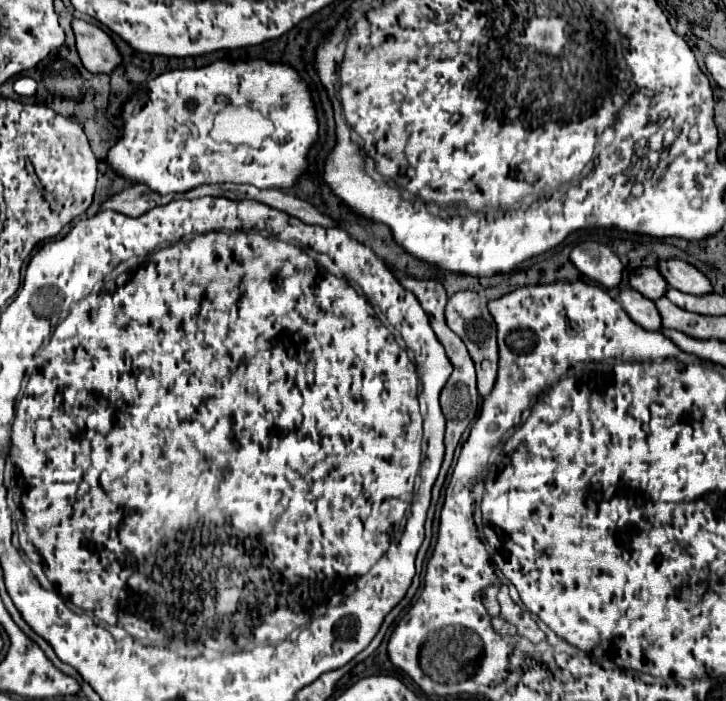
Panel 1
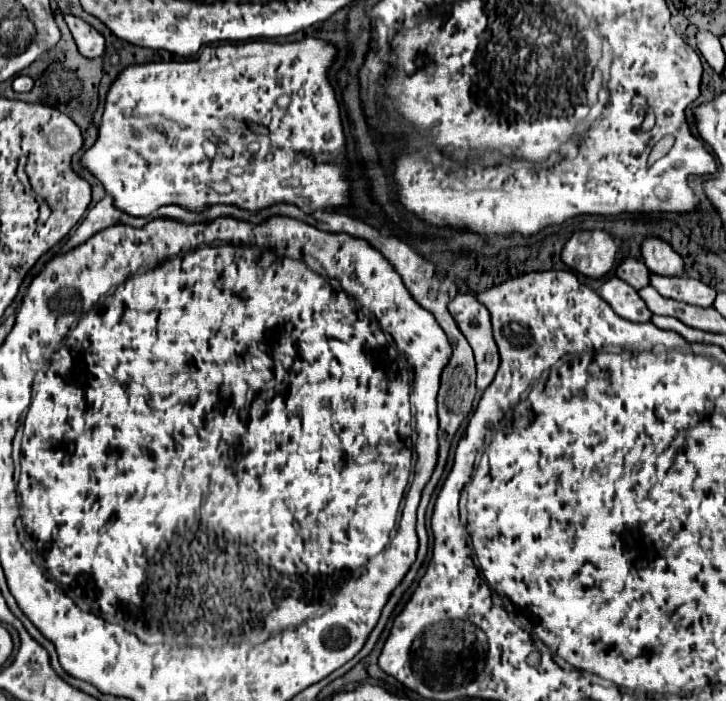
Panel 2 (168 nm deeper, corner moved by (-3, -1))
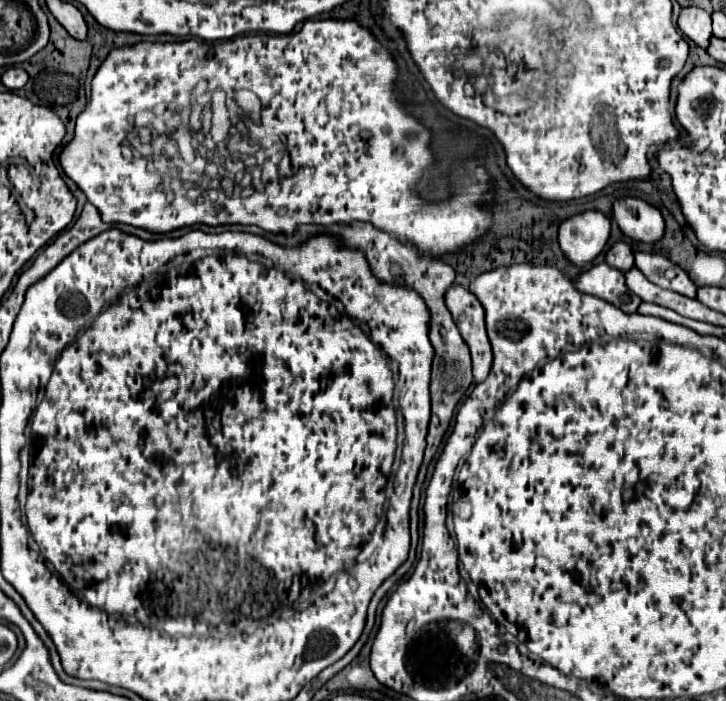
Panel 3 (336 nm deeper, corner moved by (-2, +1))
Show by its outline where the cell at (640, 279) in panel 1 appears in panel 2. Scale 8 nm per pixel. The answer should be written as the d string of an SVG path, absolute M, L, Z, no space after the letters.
M625 257L619 265L617 265L617 275L619 279L623 279L625 283L629 283L635 289L643 289L649 285L649 269L643 261L639 259L631 259Z

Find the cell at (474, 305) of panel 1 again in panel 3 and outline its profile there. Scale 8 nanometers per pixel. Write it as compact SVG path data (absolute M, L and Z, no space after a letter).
M452 285L446 291L446 305L460 329L462 339L470 347L474 382L482 383L492 369L492 347L486 335L484 309L480 301L460 285Z

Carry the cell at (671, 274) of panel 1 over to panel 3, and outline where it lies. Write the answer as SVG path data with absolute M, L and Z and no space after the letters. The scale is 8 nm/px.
M626 197L616 201L614 219L622 233L638 243L658 243L664 237L664 219L660 211L642 199Z

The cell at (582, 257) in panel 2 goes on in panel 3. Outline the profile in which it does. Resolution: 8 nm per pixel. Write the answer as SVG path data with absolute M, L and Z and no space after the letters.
M586 211L560 225L558 243L566 259L576 267L592 263L610 239L610 219L600 211Z

